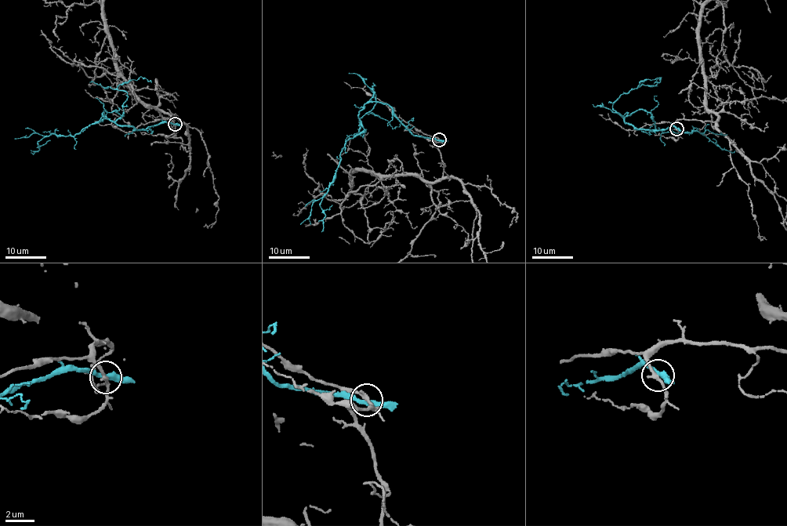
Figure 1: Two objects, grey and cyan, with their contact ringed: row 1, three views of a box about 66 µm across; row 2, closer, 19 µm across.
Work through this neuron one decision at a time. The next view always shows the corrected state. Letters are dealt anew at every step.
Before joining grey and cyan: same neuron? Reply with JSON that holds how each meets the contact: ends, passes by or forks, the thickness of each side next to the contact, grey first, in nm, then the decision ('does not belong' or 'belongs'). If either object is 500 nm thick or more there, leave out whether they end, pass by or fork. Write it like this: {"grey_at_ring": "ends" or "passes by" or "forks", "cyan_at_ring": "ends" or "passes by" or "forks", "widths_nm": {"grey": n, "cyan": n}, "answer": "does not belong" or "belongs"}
{"grey_at_ring": "passes by", "cyan_at_ring": "passes by", "widths_nm": {"grey": 240, "cyan": 320}, "answer": "does not belong"}

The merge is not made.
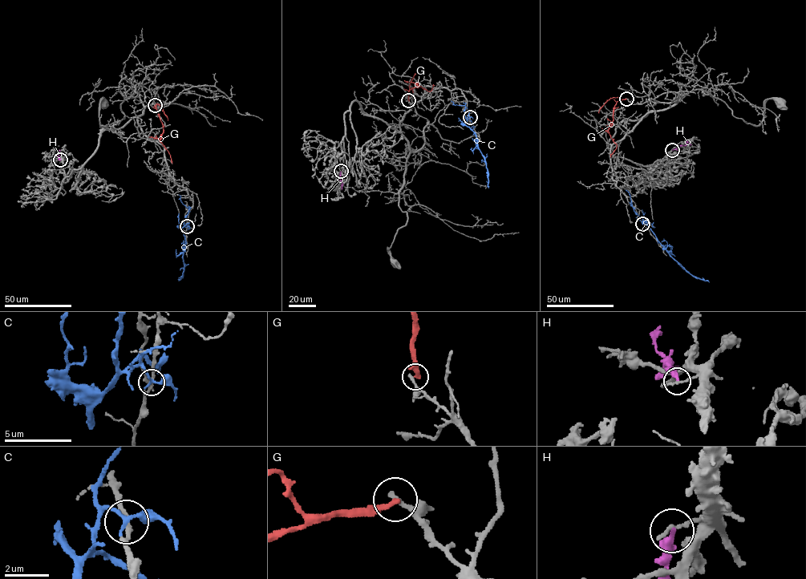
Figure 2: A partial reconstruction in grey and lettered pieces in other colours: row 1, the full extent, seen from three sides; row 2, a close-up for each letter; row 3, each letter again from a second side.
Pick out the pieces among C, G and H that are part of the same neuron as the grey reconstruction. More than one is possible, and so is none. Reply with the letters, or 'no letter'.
no letter

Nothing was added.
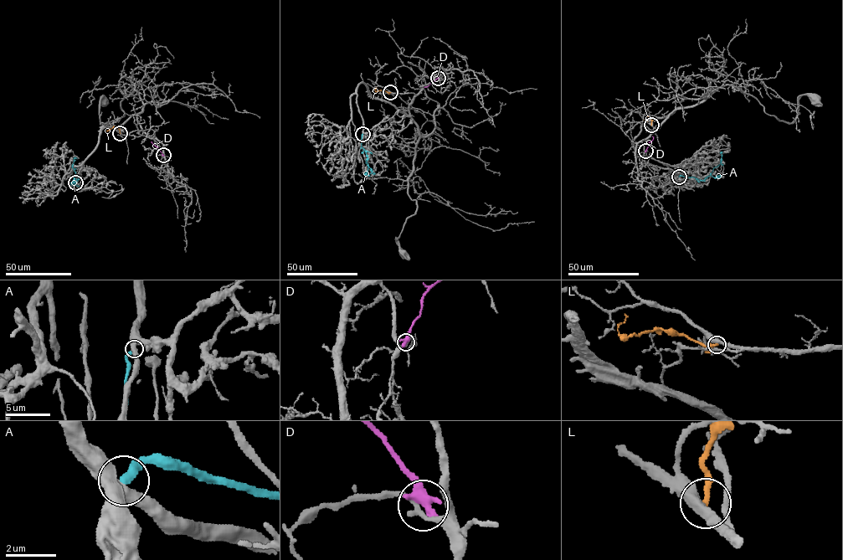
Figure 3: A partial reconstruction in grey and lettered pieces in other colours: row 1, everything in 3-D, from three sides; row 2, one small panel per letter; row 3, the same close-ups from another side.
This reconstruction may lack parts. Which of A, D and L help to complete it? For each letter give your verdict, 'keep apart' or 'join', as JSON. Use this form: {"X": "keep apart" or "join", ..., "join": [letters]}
{"A": "keep apart", "D": "keep apart", "L": "keep apart", "join": []}

